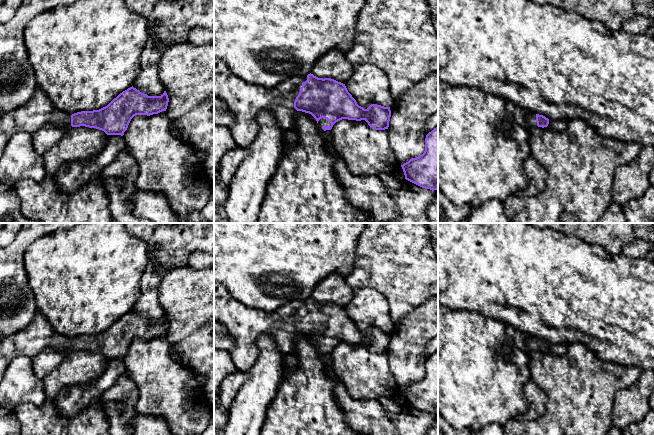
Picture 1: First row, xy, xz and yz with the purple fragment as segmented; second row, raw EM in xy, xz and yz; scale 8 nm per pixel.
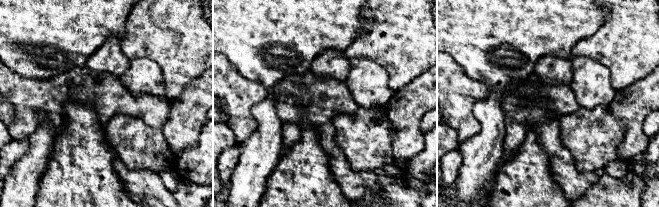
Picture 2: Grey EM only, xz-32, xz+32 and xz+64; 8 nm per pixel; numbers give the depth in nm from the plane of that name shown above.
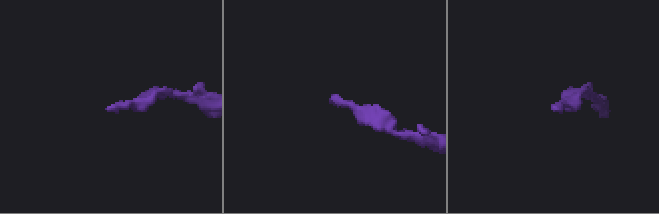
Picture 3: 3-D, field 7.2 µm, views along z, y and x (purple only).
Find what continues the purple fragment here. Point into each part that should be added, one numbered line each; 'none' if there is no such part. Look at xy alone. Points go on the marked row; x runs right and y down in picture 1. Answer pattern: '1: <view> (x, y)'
1: xy (39, 110)

